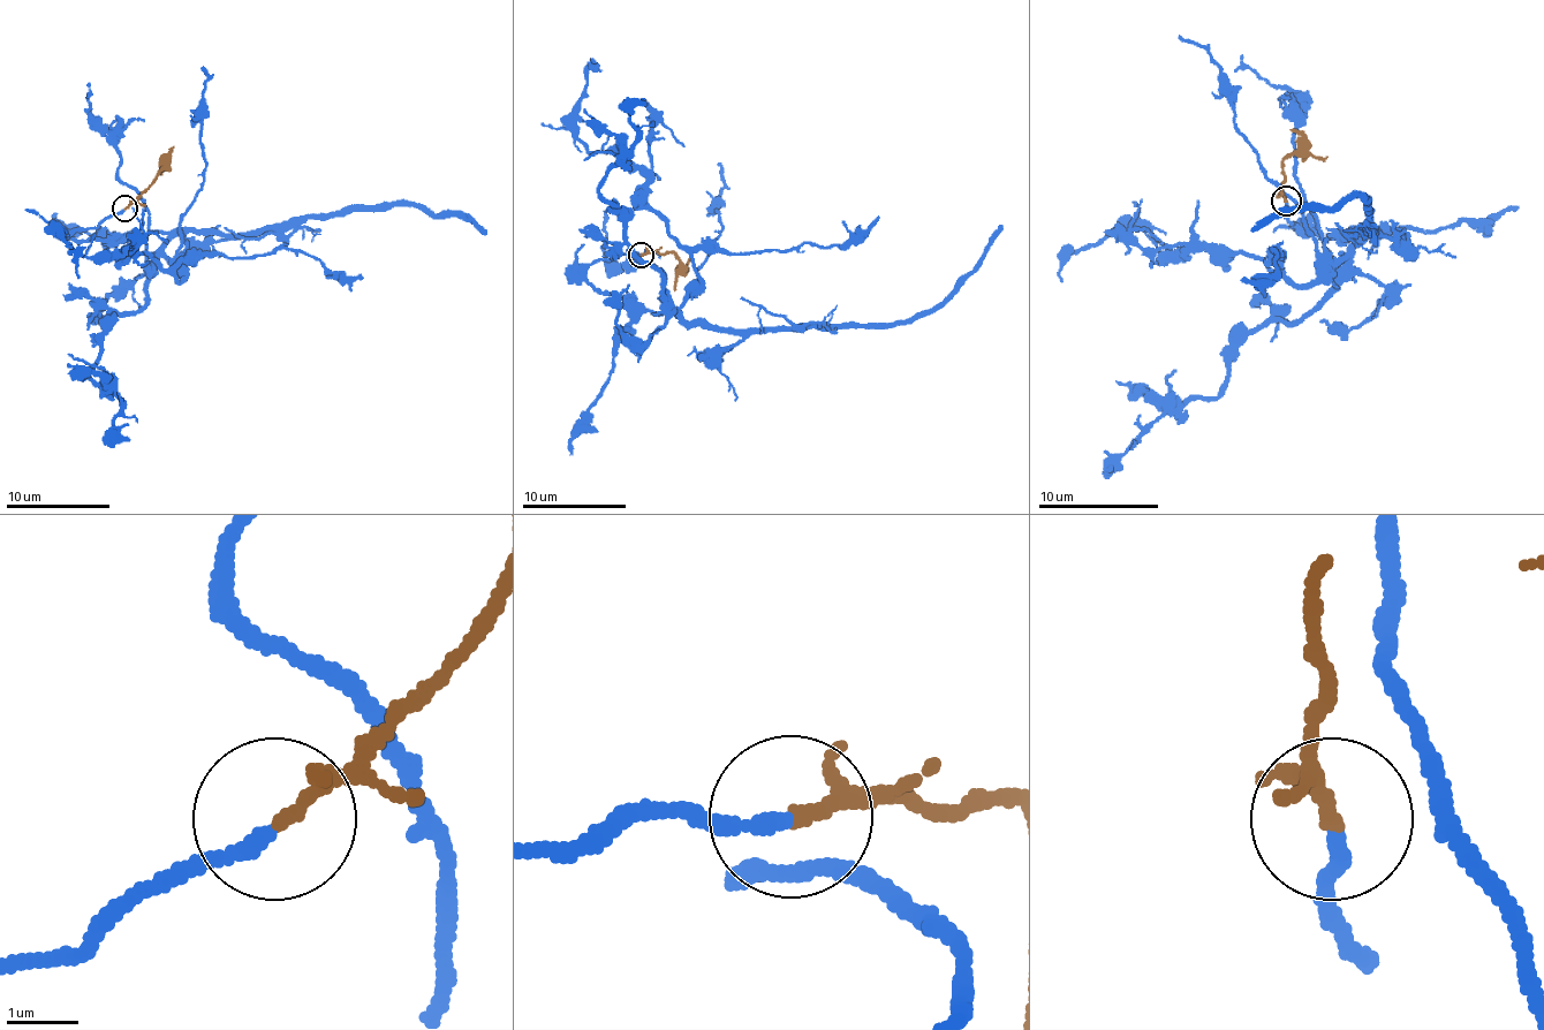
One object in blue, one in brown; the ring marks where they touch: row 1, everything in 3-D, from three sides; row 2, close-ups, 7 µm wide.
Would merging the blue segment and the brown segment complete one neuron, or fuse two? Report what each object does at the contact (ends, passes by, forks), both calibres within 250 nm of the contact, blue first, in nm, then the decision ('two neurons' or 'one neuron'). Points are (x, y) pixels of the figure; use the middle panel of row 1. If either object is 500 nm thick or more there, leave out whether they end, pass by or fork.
blue ends; brown passes by; calibres 200 and 140 nm; one neuron

